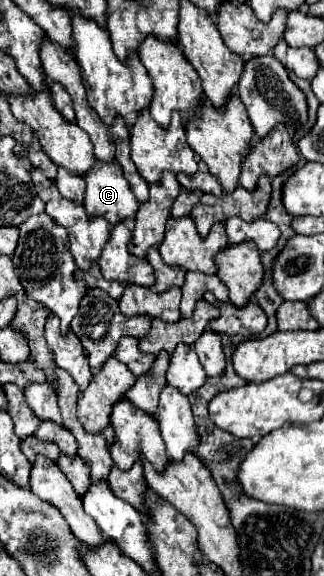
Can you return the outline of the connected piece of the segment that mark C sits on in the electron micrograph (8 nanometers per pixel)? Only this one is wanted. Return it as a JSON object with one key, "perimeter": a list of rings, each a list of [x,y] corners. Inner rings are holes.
{"perimeter":[[[95,163],[85,175],[85,211],[93,217],[103,217],[113,225],[135,219],[139,201],[135,199],[119,163]]]}

